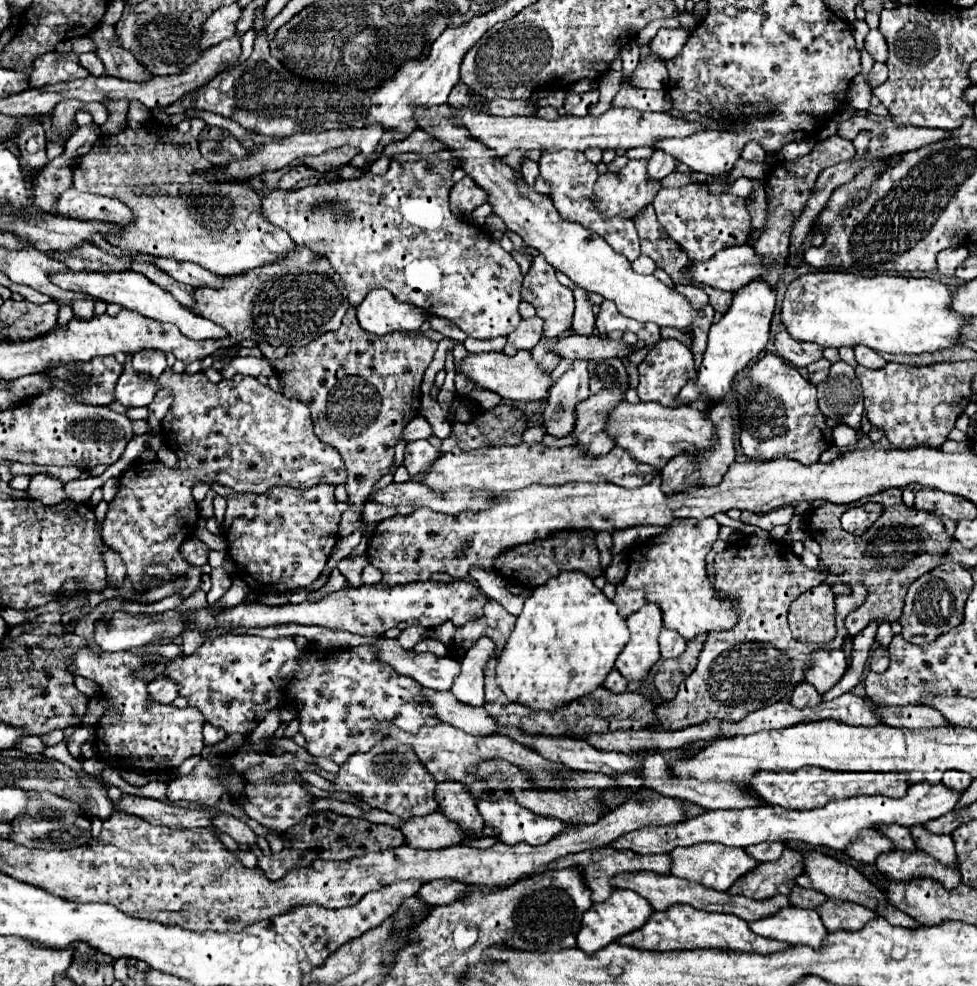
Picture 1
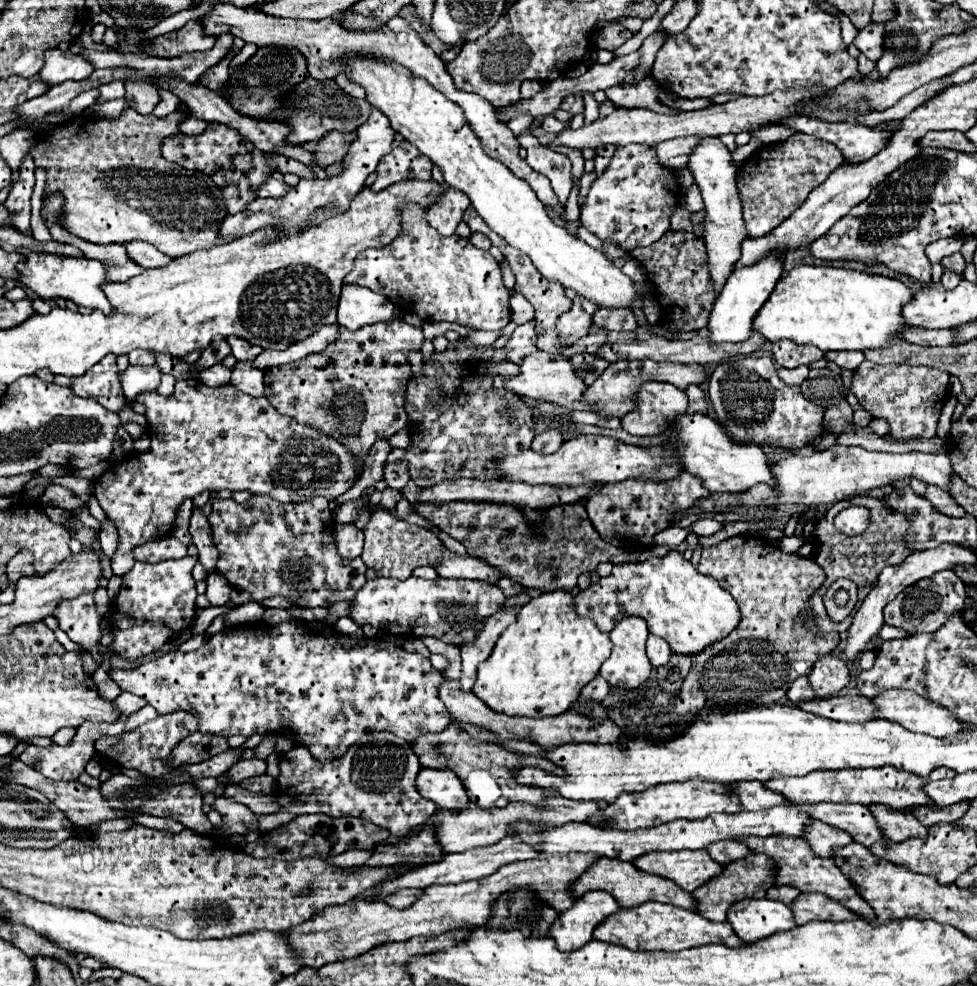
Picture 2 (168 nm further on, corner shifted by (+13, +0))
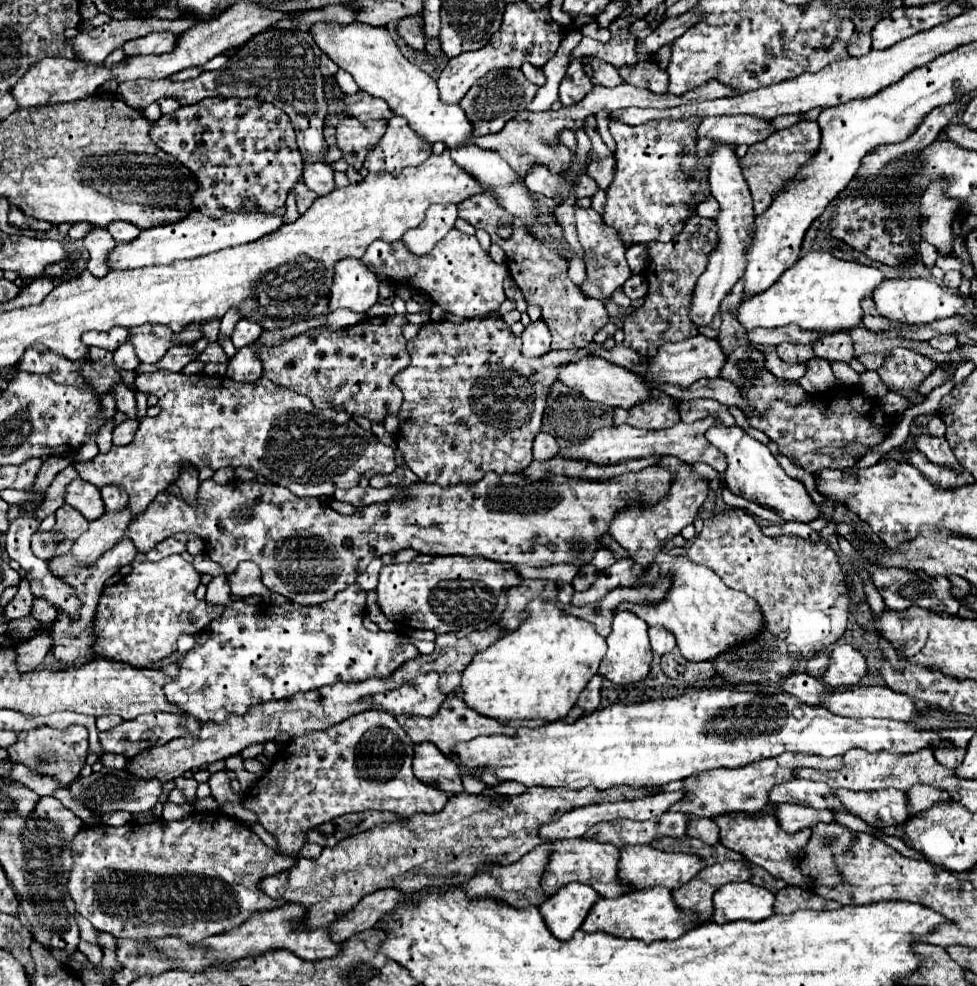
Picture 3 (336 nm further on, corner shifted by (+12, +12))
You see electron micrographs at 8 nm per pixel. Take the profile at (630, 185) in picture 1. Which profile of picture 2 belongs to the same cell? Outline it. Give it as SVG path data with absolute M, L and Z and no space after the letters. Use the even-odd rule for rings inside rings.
M644 144L618 148L604 174L592 182L580 208L580 224L600 240L618 240L626 252L660 240L660 236L668 232L668 216L678 204L680 192L676 190L678 182L674 174L676 172L660 168L652 148L644 148Z

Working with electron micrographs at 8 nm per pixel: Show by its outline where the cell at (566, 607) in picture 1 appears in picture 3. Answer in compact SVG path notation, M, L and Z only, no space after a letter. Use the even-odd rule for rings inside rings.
M533 600L533 604L529 604L527 618L521 620L521 626L515 632L505 634L489 648L477 652L473 660L465 666L461 674L463 702L477 714L495 718L499 722L533 720L533 718L541 718L547 722L561 720L575 706L587 682L597 674L605 652L607 652L607 642L603 636L595 632L593 624L575 616L565 616L559 610L557 602Z

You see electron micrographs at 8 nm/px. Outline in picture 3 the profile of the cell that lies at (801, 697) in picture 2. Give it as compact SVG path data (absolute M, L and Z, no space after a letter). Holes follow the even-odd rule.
M821 650L821 652L817 652L817 654L807 662L807 674L819 678L819 676L825 674L827 666L829 666L829 652L827 652L827 650Z

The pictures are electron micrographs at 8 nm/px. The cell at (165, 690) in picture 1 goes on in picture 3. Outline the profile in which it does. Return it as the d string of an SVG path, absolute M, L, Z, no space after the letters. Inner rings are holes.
M49 726L41 728L31 728L17 732L17 742L7 748L9 752L9 762L13 764L25 764L27 768L39 772L41 776L51 776L57 780L61 786L67 786L79 776L79 770L85 764L87 758L87 730L85 728L75 728L69 726L65 730L55 730Z

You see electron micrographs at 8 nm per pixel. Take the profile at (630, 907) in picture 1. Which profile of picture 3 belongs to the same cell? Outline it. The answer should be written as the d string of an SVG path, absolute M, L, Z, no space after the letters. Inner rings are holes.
M581 882L565 884L557 894L539 906L549 932L559 940L569 940L581 928L587 912L599 900L597 892Z

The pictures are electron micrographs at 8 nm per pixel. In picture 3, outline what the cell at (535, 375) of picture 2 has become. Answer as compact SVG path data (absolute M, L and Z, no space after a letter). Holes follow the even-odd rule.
M581 360L577 364L565 364L561 368L559 380L567 384L569 388L577 390L583 394L587 400L595 400L601 404L607 404L611 408L623 406L623 408L633 408L637 404L647 402L651 396L651 388L645 384L645 380L633 372L625 372L625 368L617 368L615 364L609 364L607 360Z

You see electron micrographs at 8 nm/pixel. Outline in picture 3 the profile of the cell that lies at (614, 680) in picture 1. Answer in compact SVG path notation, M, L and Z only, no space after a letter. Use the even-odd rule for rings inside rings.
M597 674L587 686L585 690L581 692L579 700L577 700L577 708L581 710L587 710L587 712L593 712L599 708L599 702L601 702L601 676Z

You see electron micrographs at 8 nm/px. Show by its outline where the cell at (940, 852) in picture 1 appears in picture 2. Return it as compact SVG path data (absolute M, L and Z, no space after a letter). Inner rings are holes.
M888 806L884 808L872 808L872 814L876 816L876 822L880 822L880 828L884 828L884 836L892 842L904 842L908 838L928 838L928 828L922 826L912 812L908 816L900 816L900 810L888 812Z

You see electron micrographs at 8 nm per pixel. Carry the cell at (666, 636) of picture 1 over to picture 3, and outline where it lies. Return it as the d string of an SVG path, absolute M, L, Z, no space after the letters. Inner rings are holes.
M651 626L649 628L649 638L651 638L651 648L653 652L657 652L659 656L671 652L675 648L675 636L671 632L667 632L665 628L661 626Z

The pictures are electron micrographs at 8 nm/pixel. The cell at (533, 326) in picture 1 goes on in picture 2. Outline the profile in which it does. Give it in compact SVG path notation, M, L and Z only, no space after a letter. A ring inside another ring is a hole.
M534 320L526 322L526 324L518 324L516 330L512 332L512 336L508 338L504 350L510 362L520 364L520 360L524 360L524 356L536 352L536 330L534 330Z

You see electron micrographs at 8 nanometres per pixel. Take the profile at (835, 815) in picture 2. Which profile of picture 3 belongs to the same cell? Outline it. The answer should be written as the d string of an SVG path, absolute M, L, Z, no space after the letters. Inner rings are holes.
M791 780L785 784L779 784L773 788L773 794L769 794L769 800L773 804L777 802L791 802L811 808L827 808L827 810L845 810L843 804L833 796L829 786L823 782L811 782L811 780Z

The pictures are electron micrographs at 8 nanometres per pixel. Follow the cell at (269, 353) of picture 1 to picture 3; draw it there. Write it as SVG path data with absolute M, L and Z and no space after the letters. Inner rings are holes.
M243 318L243 320L237 322L237 326L235 326L233 334L231 334L231 340L233 340L235 348L243 348L249 342L253 342L261 332L263 332L263 328L257 328L257 324Z

